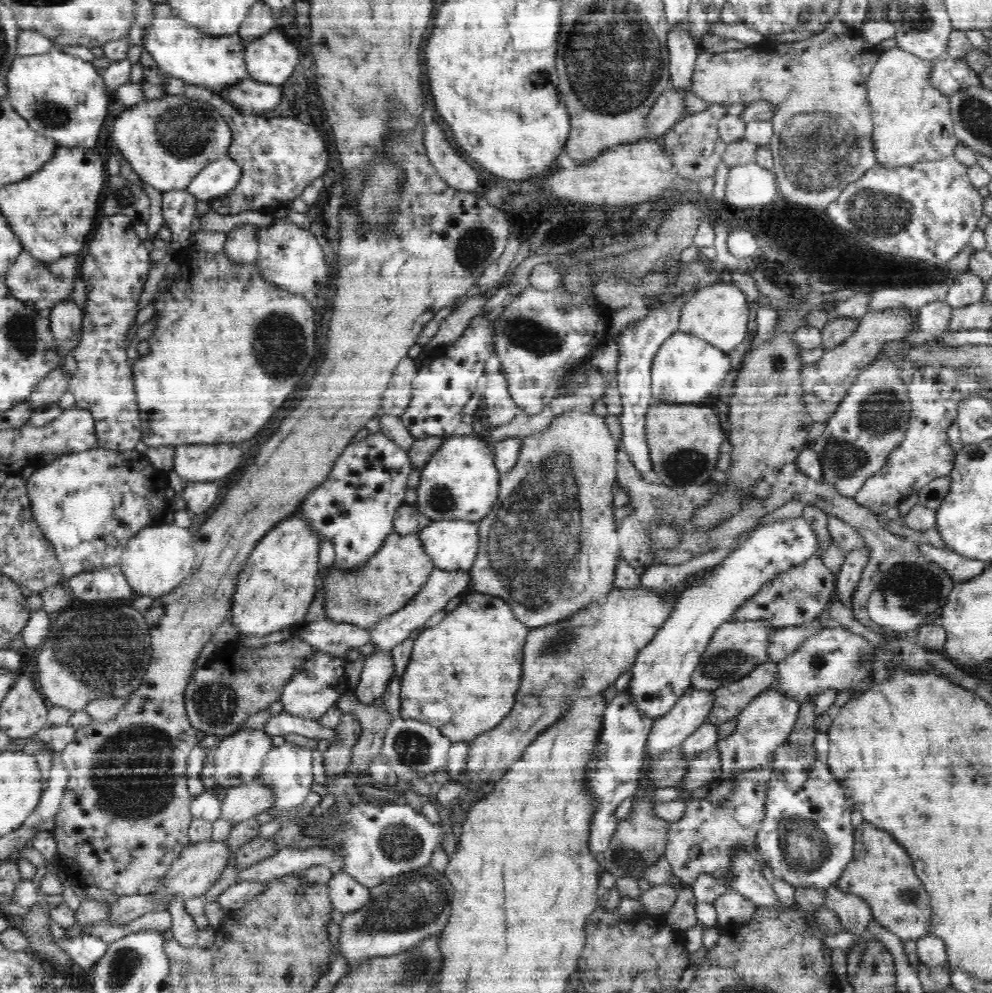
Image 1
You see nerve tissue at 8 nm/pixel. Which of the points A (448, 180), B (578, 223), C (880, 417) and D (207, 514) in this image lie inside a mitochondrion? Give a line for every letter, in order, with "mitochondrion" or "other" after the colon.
A: other
B: mitochondrion
C: mitochondrion
D: other

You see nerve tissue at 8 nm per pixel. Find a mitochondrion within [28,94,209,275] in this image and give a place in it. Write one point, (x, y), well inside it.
(49, 113)

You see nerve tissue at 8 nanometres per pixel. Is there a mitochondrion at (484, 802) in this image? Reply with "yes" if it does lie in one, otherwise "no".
no

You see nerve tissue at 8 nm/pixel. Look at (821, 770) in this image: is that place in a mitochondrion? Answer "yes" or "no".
no

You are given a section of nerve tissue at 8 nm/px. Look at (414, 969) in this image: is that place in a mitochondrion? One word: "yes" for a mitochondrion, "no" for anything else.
yes

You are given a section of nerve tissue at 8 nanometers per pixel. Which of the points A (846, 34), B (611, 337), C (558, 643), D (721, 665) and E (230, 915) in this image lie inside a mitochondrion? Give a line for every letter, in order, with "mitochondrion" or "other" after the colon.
A: other
B: other
C: mitochondrion
D: mitochondrion
E: other

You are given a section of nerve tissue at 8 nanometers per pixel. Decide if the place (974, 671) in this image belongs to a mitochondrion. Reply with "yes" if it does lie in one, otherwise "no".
no

